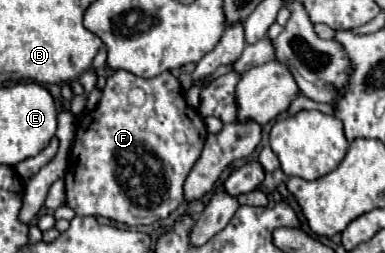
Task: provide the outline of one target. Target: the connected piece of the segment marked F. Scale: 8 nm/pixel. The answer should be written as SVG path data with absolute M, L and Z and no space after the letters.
M115 71L107 79L107 83L103 87L103 97L101 97L99 105L87 117L83 117L79 127L77 127L77 139L75 139L75 145L71 149L67 169L65 169L65 205L71 207L77 215L107 217L107 219L113 219L113 221L119 221L119 223L125 223L125 225L133 225L133 227L137 227L137 225L151 225L151 223L155 223L159 219L165 219L183 201L183 183L185 183L189 171L193 169L195 161L201 155L201 149L203 149L203 143L205 143L205 135L207 135L207 127L203 123L203 117L199 115L197 109L187 105L185 97L183 97L183 89L181 89L181 85L179 85L175 75L165 71L165 73L157 75L157 77L143 79L143 77L131 75L129 71Z

